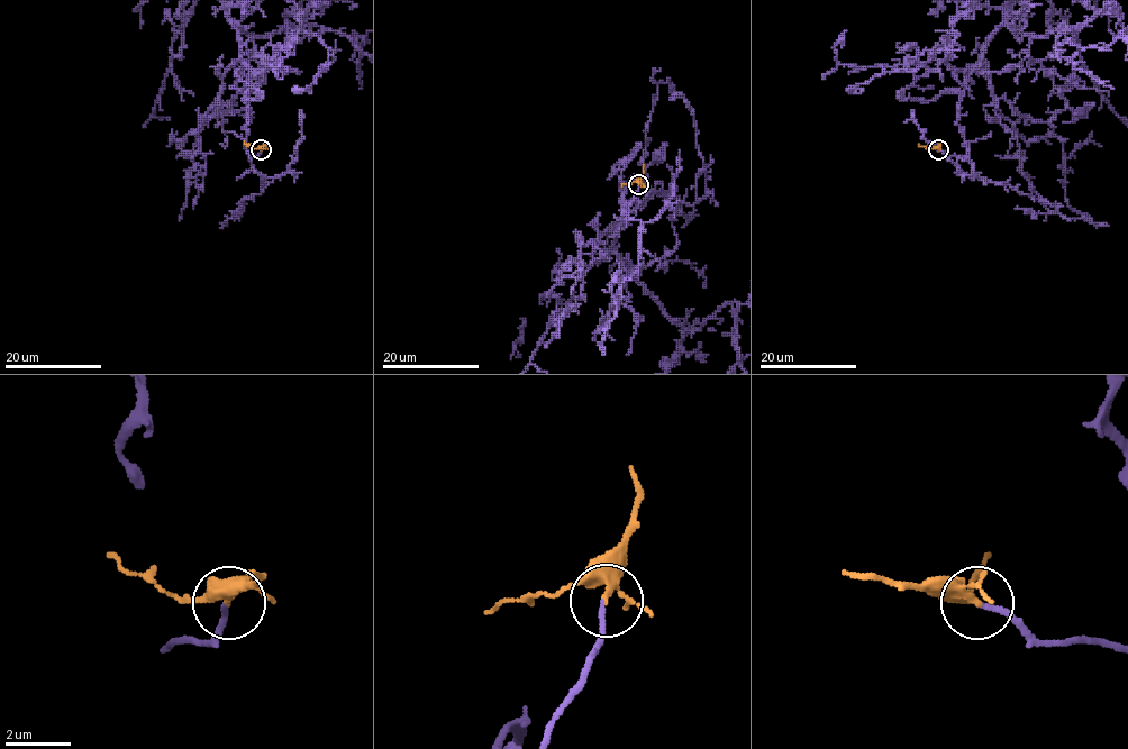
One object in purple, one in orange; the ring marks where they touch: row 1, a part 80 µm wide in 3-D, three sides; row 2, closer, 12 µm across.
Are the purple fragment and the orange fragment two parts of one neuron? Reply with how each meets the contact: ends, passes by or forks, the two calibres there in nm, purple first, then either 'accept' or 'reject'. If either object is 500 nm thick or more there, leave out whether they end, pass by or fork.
purple ends there; orange forks there; 150 nm thick on the purple side, 180 nm on the other; accept

